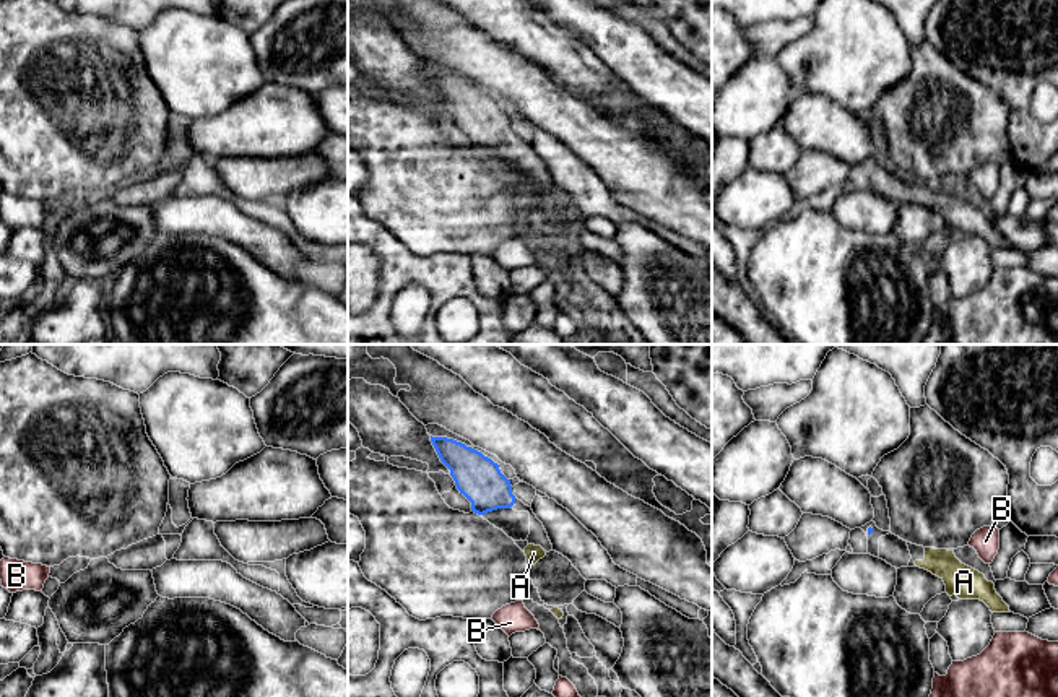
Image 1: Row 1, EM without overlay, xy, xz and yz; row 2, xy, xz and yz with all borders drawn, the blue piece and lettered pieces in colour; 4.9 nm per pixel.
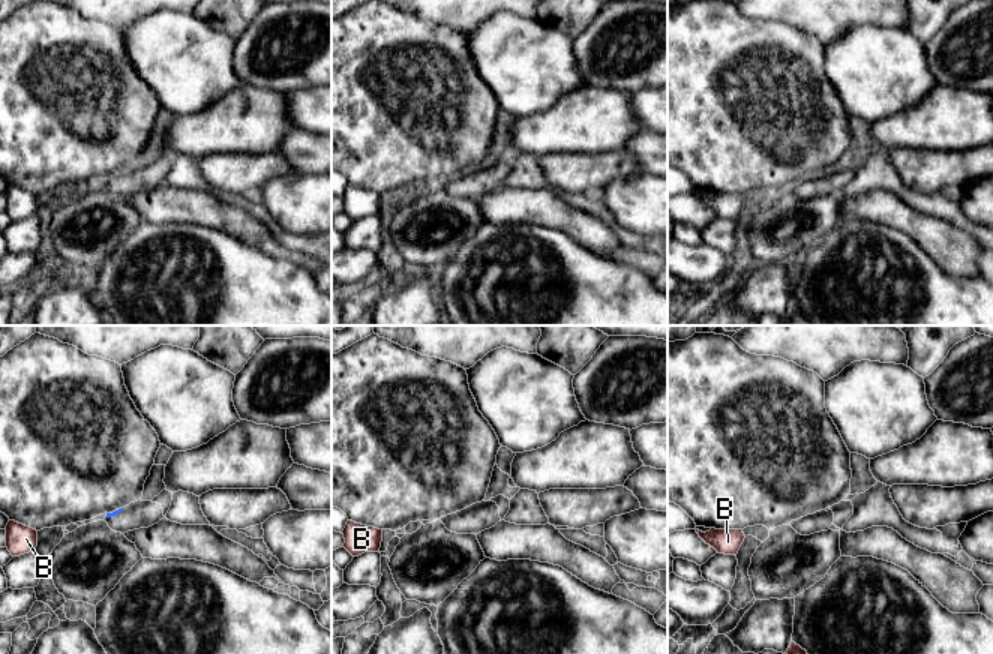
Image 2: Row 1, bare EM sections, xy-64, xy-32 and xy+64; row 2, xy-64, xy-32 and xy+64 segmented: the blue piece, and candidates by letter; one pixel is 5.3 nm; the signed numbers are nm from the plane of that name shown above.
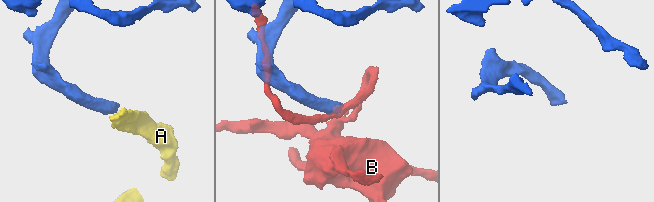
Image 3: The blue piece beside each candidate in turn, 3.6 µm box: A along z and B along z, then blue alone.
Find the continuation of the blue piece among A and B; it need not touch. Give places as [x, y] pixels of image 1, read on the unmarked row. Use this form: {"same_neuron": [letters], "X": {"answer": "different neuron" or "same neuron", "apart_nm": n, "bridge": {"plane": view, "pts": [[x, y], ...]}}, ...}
{"same_neuron": ["A"], "A": {"answer": "same neuron", "apart_nm": 200, "bridge": {"plane": "xz", "pts": [[509, 143], [528, 181]]}}, "B": {"answer": "different neuron", "apart_nm": 460, "bridge": {"plane": "xz", "pts": [[483, 150], [511, 239]]}}}

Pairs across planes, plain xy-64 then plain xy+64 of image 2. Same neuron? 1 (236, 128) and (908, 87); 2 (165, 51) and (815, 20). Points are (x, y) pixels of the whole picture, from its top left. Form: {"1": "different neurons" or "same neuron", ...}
{"1": "different neurons", "2": "different neurons"}

